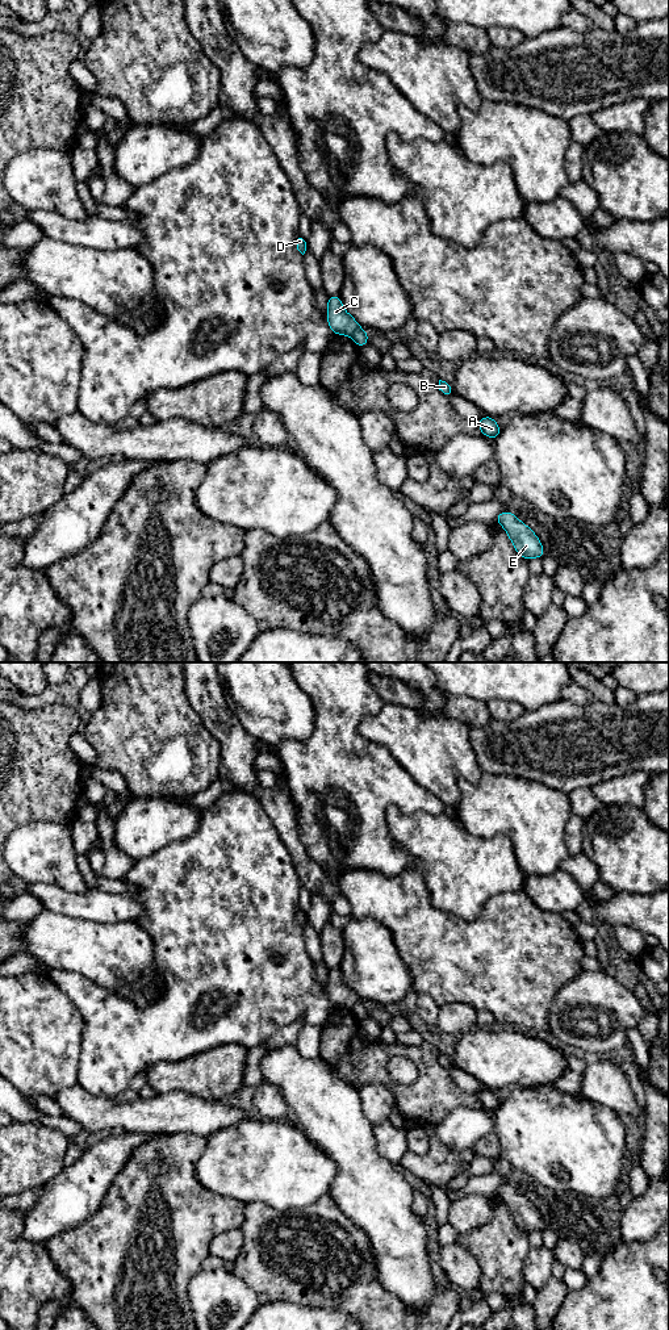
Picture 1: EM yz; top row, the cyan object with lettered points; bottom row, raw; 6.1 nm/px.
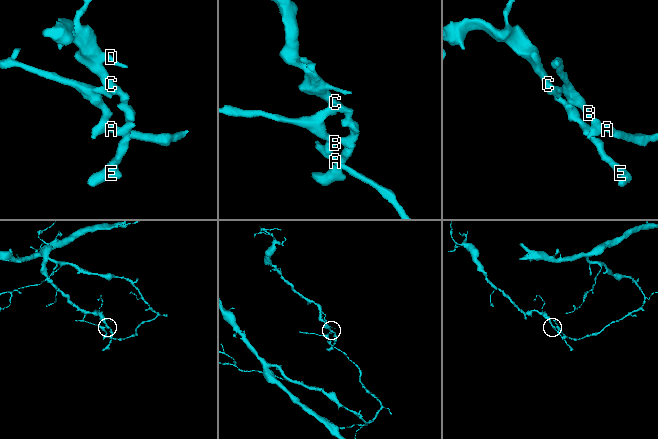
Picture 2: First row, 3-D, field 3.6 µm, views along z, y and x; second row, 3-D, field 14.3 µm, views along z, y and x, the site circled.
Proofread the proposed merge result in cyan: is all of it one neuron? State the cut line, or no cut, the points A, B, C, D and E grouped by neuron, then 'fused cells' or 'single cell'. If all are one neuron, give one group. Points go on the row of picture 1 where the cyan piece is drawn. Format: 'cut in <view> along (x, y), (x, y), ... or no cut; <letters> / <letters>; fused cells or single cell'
cut in yz along (359, 326), (351, 337); A B / C D E; fused cells

